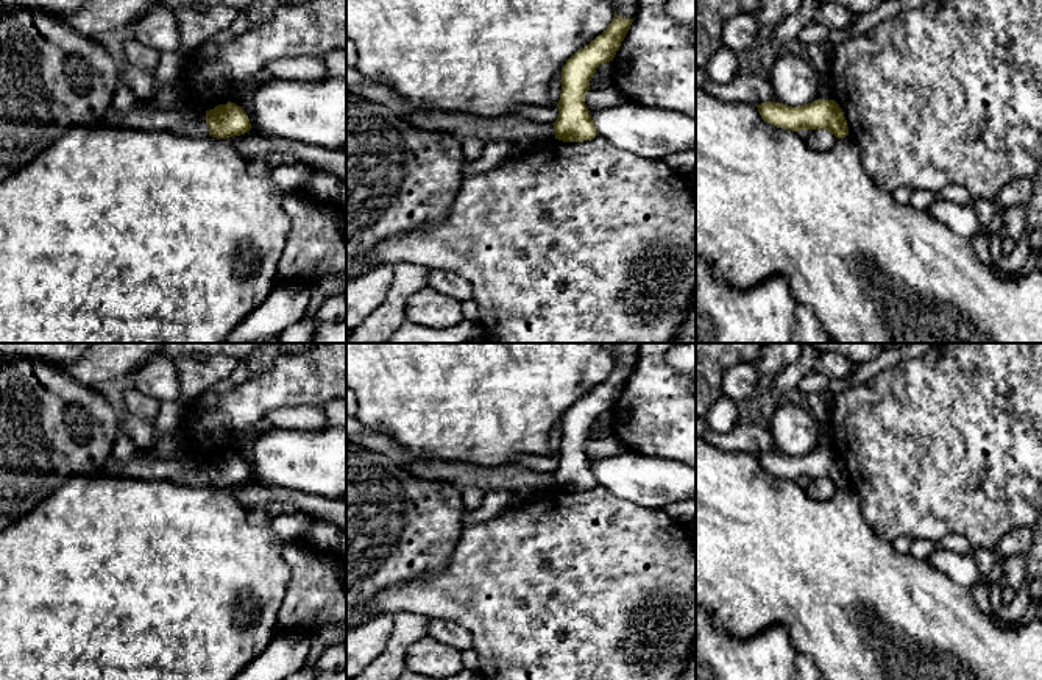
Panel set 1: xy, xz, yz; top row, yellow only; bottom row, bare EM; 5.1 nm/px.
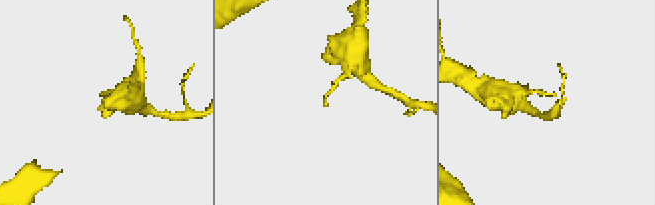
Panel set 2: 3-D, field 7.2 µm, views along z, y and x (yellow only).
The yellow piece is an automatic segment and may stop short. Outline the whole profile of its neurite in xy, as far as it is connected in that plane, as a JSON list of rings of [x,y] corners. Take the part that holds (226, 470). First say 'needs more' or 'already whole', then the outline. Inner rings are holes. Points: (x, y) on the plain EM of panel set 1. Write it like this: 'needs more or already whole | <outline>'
already whole | [[[231,451],[206,460],[206,473],[209,485],[217,488],[229,488],[251,479],[246,462]]]

